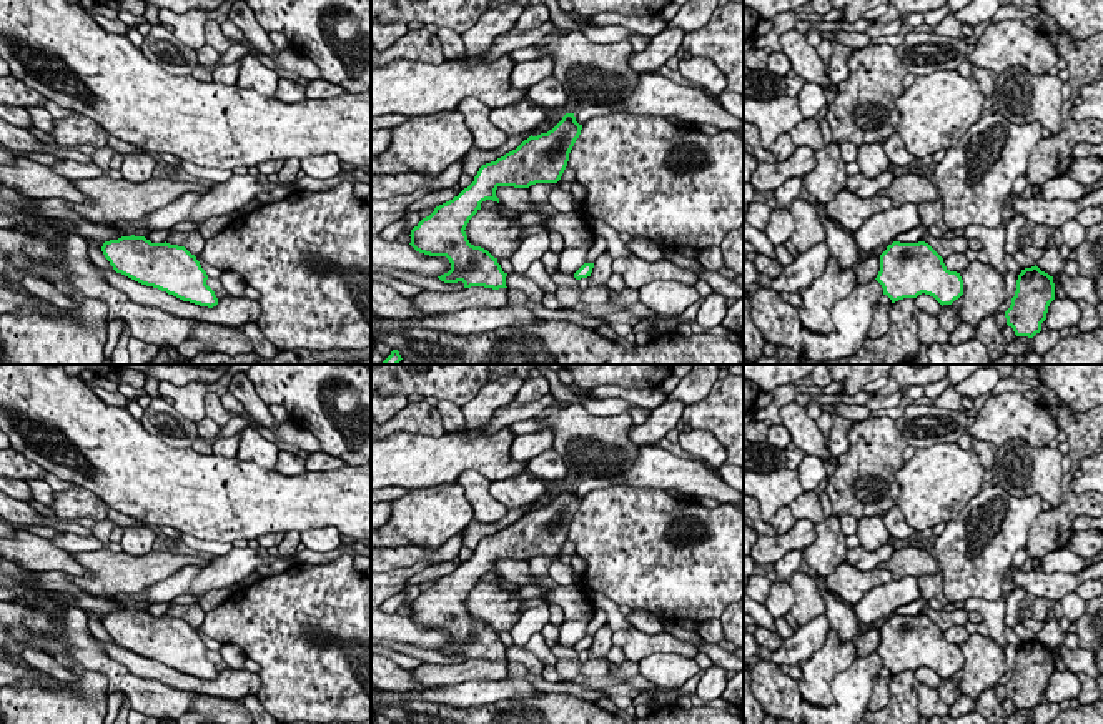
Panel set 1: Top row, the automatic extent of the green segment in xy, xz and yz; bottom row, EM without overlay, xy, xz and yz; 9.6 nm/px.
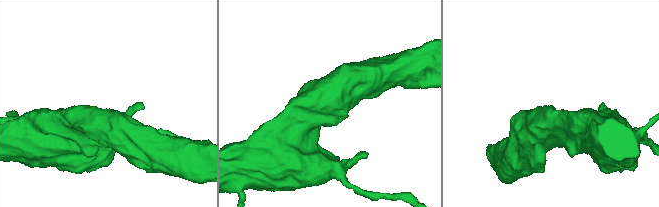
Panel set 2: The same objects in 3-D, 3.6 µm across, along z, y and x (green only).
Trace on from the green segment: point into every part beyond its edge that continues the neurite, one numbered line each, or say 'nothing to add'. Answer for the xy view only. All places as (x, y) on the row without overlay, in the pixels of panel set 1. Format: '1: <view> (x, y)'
nothing to add

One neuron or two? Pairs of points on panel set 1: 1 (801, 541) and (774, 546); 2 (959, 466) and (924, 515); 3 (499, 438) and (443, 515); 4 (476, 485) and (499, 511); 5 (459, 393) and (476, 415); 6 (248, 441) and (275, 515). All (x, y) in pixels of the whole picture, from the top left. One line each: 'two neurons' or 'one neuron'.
1: one neuron
2: one neuron
3: two neurons
4: one neuron
5: two neurons
6: two neurons

